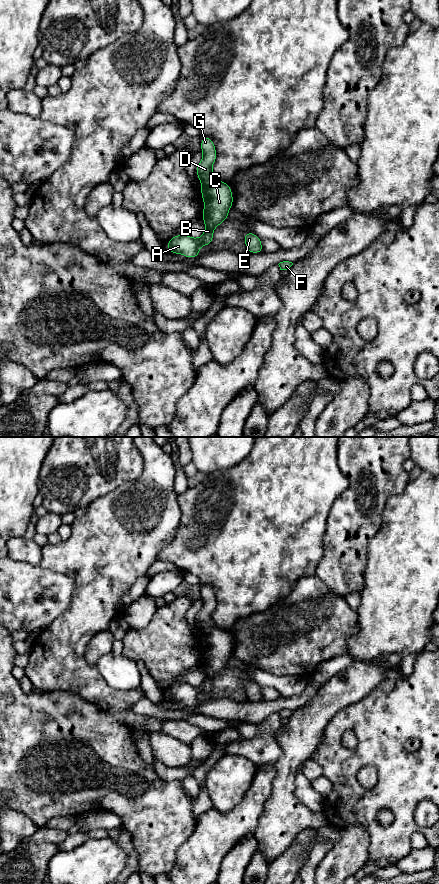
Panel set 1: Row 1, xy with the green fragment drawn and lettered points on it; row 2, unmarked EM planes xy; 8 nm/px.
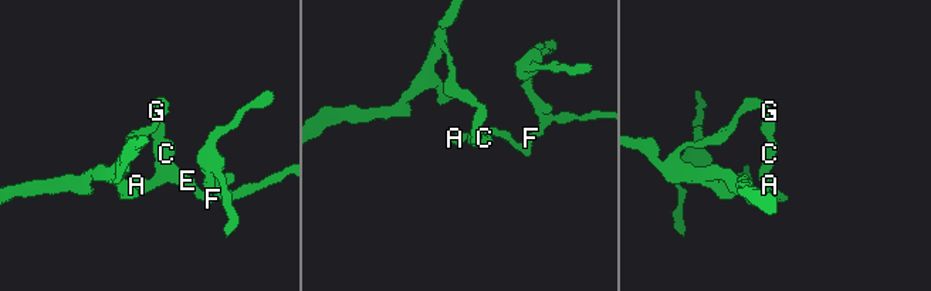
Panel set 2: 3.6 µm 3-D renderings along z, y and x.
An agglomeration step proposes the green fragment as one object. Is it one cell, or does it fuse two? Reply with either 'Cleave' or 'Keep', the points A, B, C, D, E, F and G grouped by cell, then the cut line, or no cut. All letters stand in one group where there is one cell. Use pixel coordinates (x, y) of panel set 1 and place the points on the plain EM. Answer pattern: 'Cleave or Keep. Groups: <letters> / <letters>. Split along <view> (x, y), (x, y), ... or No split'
Cleave. Groups: A B C E F / D G. Split along xy (214, 625), (201, 630)

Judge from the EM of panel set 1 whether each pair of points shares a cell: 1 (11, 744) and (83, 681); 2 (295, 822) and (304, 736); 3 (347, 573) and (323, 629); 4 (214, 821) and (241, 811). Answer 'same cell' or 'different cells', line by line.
1: different cells
2: same cell
3: different cells
4: same cell

